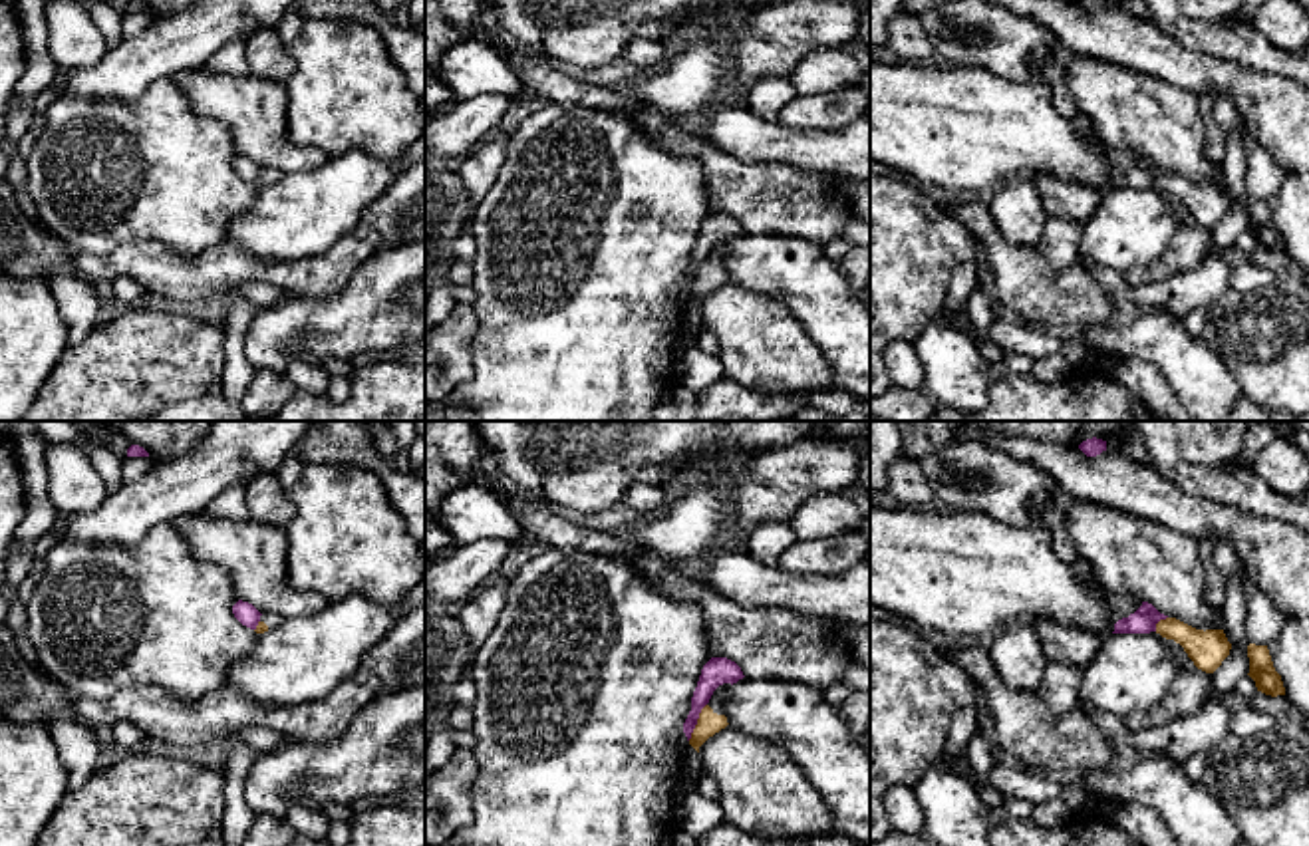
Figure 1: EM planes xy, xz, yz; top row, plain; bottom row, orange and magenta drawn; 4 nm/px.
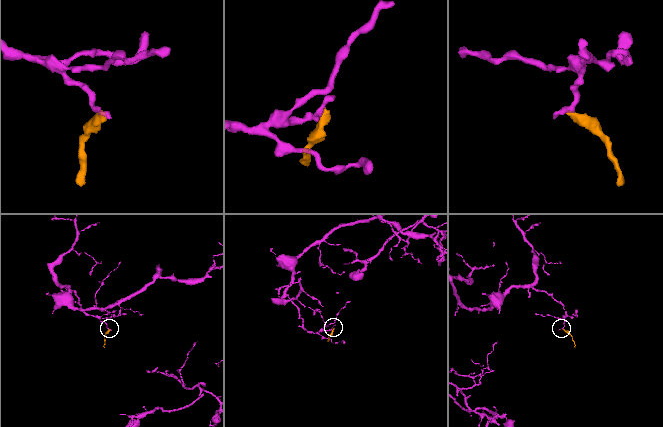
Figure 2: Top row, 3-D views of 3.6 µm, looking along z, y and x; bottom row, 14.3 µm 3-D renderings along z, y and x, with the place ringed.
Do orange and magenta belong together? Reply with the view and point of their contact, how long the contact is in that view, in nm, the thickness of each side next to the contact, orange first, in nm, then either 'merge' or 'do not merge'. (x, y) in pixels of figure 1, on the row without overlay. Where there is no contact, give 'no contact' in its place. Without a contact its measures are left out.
meets orange in xz at (698, 277); contact 170 nm long; 90 nm thick on the orange side, 110 nm on the other; do not merge

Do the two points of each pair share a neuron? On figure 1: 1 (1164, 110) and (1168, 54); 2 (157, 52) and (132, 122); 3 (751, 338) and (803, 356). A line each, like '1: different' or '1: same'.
1: different
2: different
3: same

